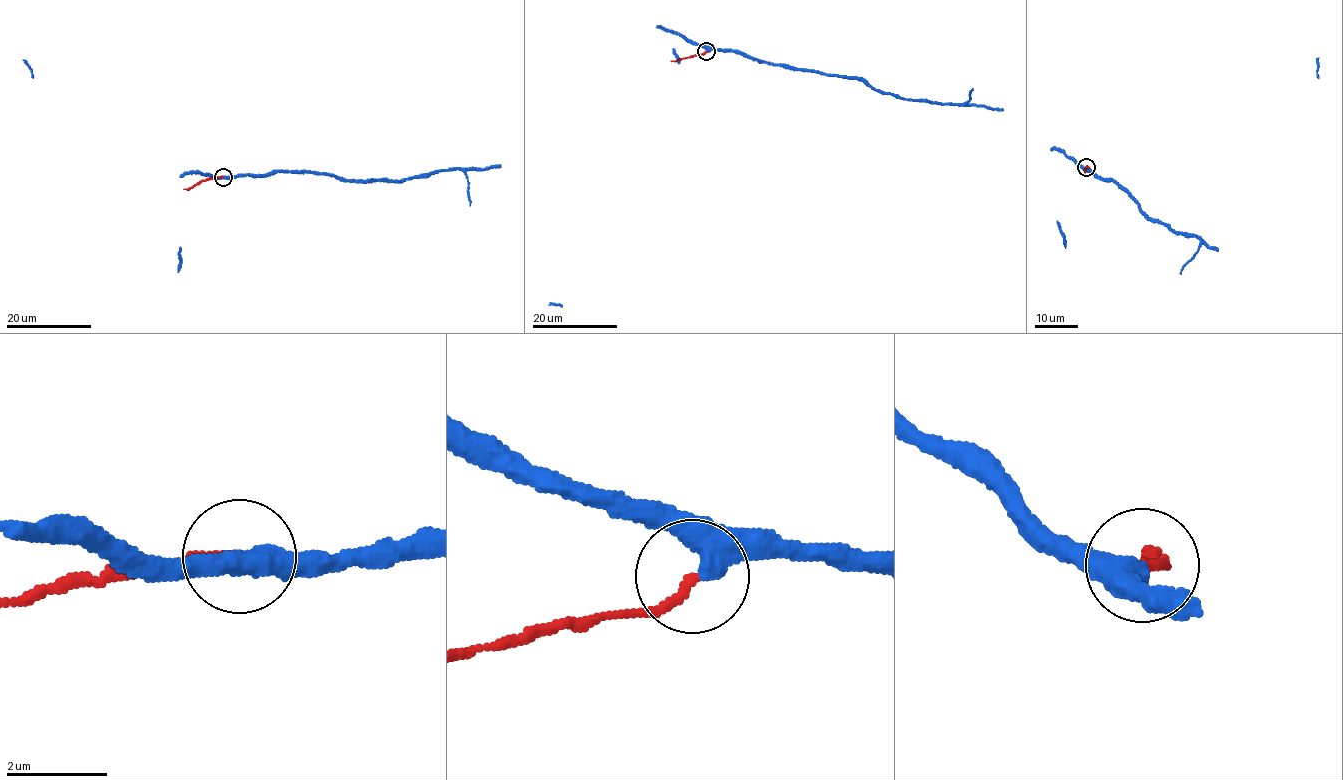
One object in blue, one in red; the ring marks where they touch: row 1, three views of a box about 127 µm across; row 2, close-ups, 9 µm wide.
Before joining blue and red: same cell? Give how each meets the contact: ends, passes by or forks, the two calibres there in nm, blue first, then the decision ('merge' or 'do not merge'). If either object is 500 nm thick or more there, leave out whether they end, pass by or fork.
blue passes by; red ends there; 380 nm thick on the blue side, 180 nm on the other; do not merge

